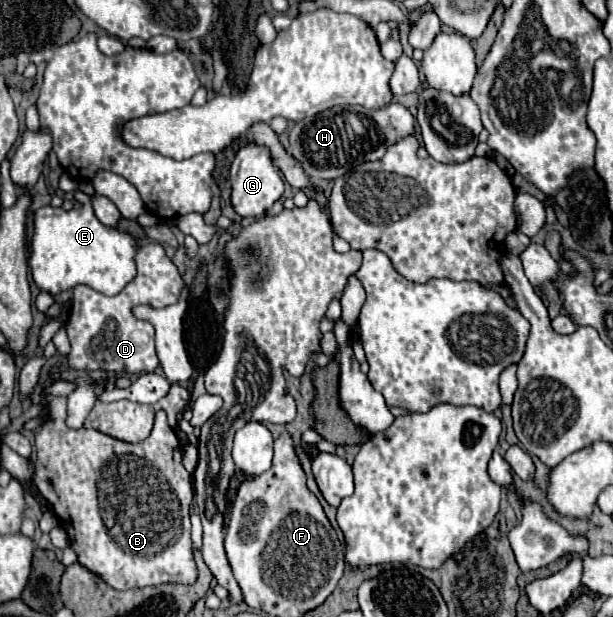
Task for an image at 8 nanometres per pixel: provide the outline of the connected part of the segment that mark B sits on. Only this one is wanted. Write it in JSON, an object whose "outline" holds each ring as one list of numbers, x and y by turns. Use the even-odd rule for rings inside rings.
{"outline":[[51,397,45,405,45,423,35,433,37,461,33,481,57,515,59,525,67,531,77,561,119,591,159,583,193,583,195,561,189,521,193,483,181,463,181,441,167,425,165,413,157,413,147,443,125,443,97,429,69,429,65,417,67,397]]}

